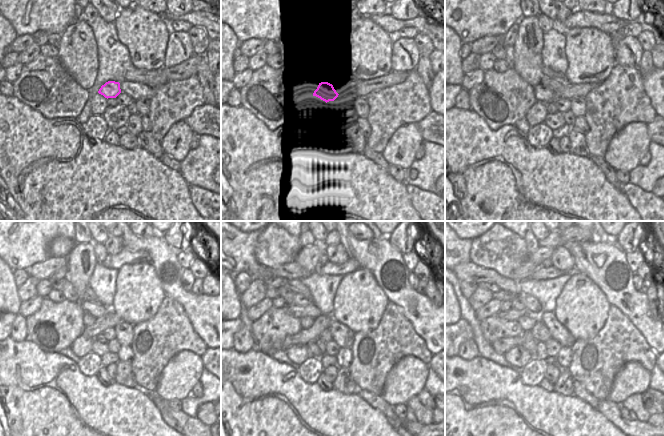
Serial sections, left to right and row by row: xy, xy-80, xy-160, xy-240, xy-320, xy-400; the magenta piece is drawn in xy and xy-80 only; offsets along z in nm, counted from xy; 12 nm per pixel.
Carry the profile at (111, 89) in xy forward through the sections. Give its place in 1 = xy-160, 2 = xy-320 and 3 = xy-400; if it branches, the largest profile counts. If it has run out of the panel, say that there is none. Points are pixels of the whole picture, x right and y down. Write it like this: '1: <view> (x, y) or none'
1: xy-160 (542, 93)
2: xy-320 (306, 322)
3: xy-400 (527, 323)

